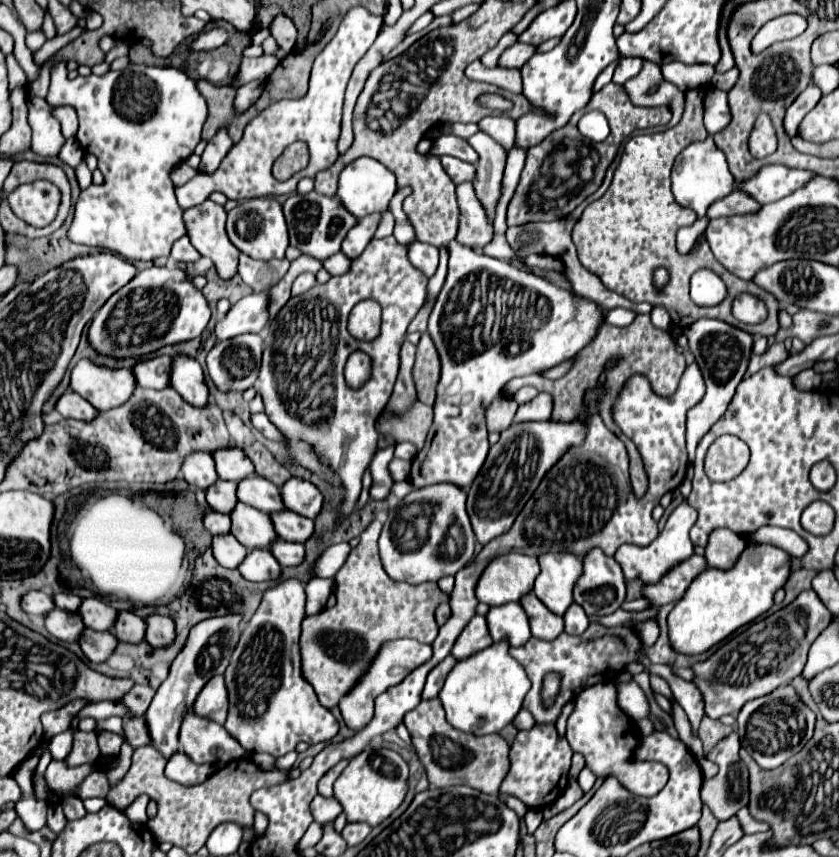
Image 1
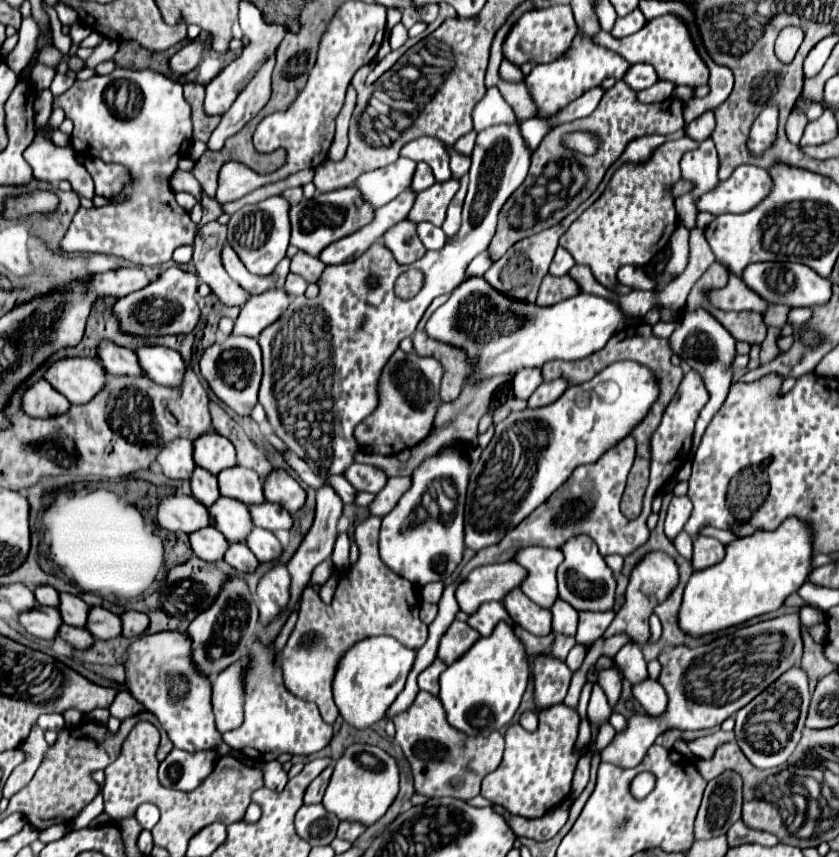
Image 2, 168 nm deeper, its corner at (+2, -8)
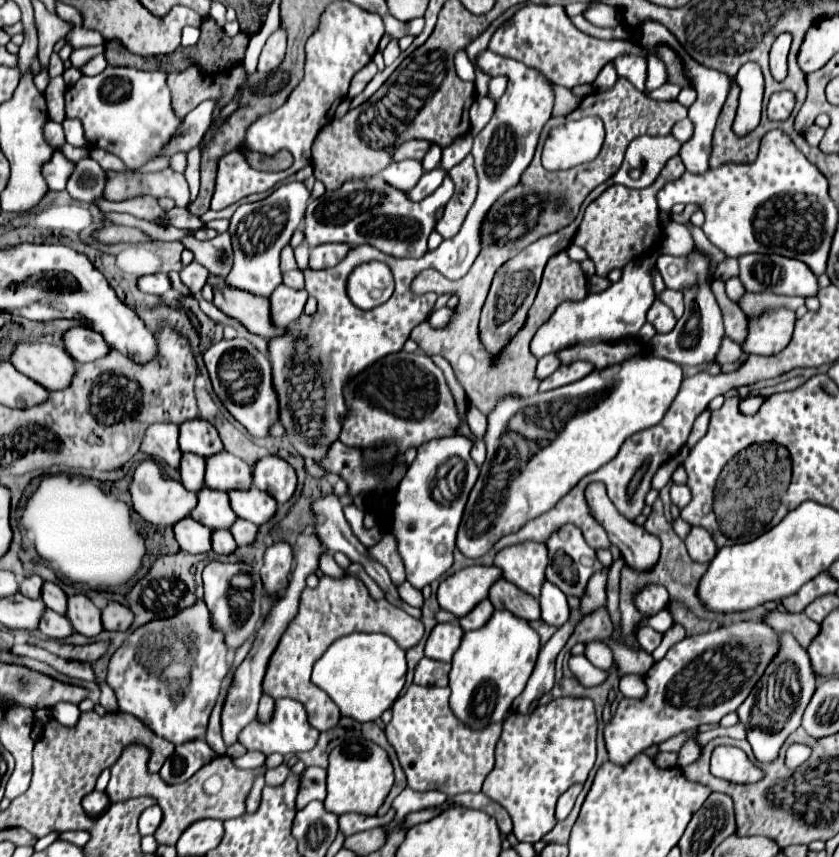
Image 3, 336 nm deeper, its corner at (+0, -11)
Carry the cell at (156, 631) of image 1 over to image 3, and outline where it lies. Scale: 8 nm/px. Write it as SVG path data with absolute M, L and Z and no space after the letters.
M107 602L107 606L101 610L101 620L103 620L105 630L125 632L133 622L133 614L127 606L123 606L119 602Z

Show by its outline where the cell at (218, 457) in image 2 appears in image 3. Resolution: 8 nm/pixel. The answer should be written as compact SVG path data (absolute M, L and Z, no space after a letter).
M195 418L179 426L179 448L183 452L195 452L203 458L209 458L223 450L223 442L211 422Z

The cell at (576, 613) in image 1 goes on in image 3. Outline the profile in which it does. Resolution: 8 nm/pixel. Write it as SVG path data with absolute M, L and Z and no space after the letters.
M549 580L543 582L539 604L541 604L541 620L543 622L553 624L553 626L559 628L559 626L563 626L569 620L569 604L567 604L567 598Z

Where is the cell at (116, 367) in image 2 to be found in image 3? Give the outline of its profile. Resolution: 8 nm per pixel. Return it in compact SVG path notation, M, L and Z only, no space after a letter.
M73 326L63 334L65 352L73 356L75 362L93 362L97 358L103 358L109 352L107 342L99 332L93 332L91 328Z

